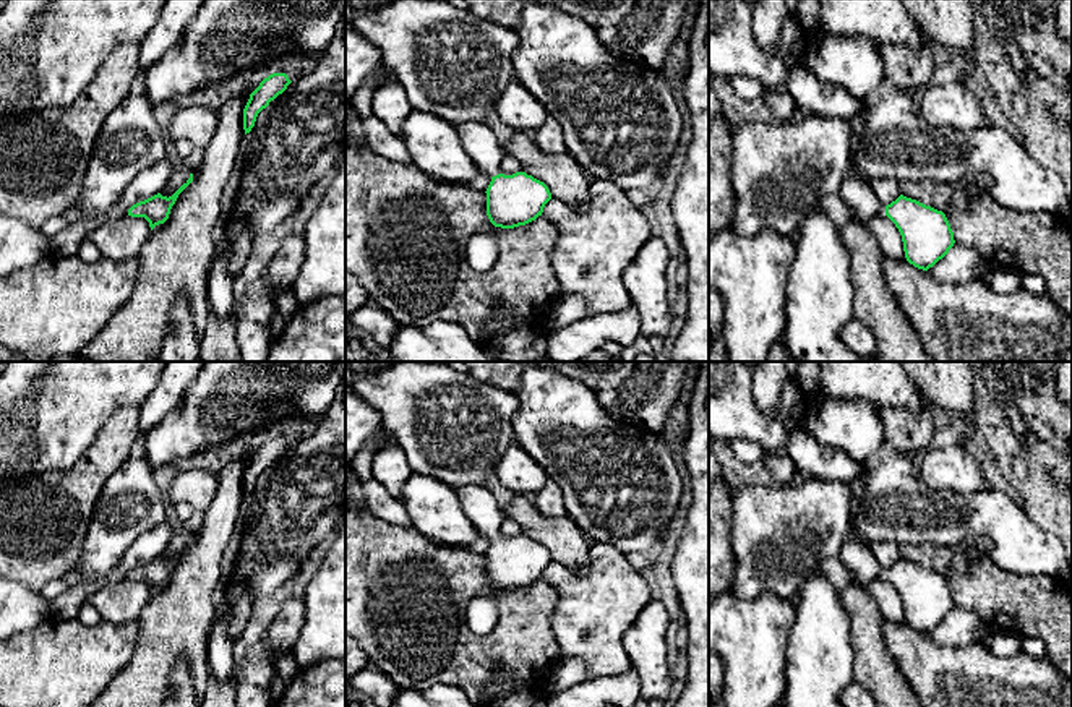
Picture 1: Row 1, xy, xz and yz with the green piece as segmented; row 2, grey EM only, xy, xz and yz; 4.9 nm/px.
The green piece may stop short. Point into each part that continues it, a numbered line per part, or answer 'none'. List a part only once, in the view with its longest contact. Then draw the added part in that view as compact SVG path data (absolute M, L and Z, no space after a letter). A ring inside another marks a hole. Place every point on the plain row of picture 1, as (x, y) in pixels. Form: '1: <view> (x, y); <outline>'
1: xz (480, 506); M459 485L454 491L469 521L480 535L495 540L501 537L501 525L506 514L500 509L496 498L485 485Z

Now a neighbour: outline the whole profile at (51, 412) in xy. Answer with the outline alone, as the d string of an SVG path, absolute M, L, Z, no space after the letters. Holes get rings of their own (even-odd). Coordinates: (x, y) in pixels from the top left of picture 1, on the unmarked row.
M5 362L0 371L0 478L66 472L91 446L112 413L125 405L139 407L157 386L165 362Z

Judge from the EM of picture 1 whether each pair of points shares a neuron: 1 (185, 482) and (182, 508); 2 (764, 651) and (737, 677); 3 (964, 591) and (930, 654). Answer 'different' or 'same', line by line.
1: different
2: same
3: different

